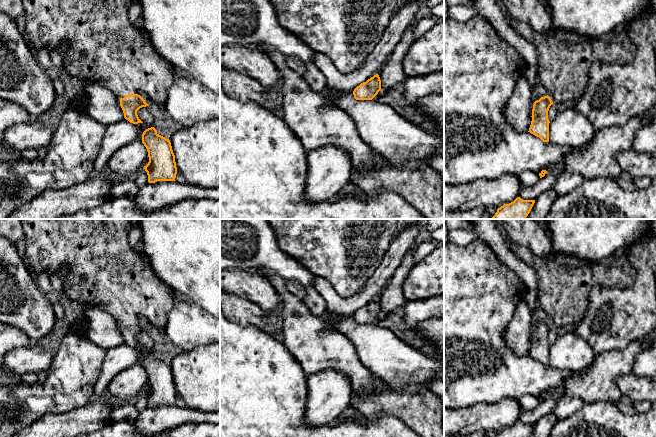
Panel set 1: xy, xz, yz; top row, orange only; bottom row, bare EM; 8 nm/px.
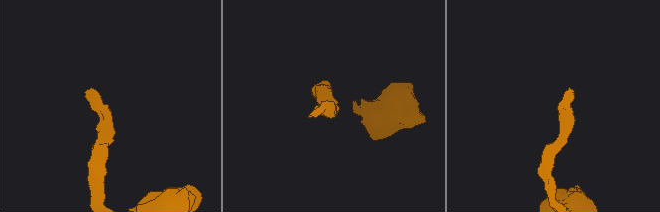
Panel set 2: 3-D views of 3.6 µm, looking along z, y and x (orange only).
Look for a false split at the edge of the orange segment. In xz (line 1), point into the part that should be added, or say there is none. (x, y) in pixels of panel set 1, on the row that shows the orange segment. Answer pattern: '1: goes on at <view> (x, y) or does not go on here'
1: does not go on here

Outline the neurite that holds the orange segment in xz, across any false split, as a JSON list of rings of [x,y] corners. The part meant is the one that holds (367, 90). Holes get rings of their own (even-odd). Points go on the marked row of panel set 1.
[[[378,74],[357,86],[353,95],[356,100],[372,100],[381,90],[381,80]]]

